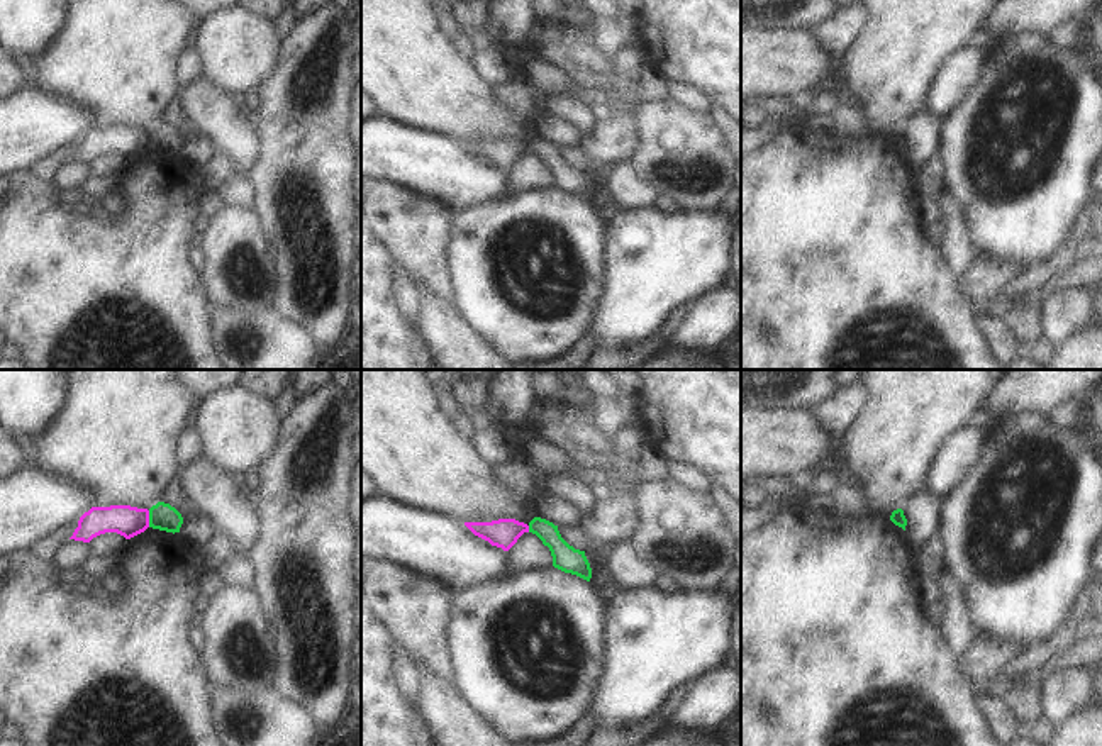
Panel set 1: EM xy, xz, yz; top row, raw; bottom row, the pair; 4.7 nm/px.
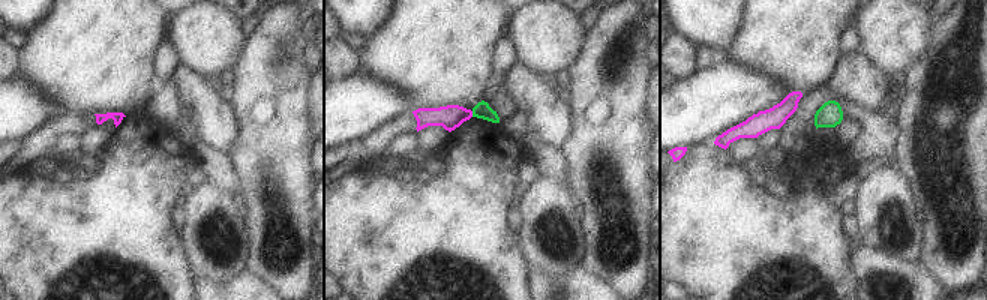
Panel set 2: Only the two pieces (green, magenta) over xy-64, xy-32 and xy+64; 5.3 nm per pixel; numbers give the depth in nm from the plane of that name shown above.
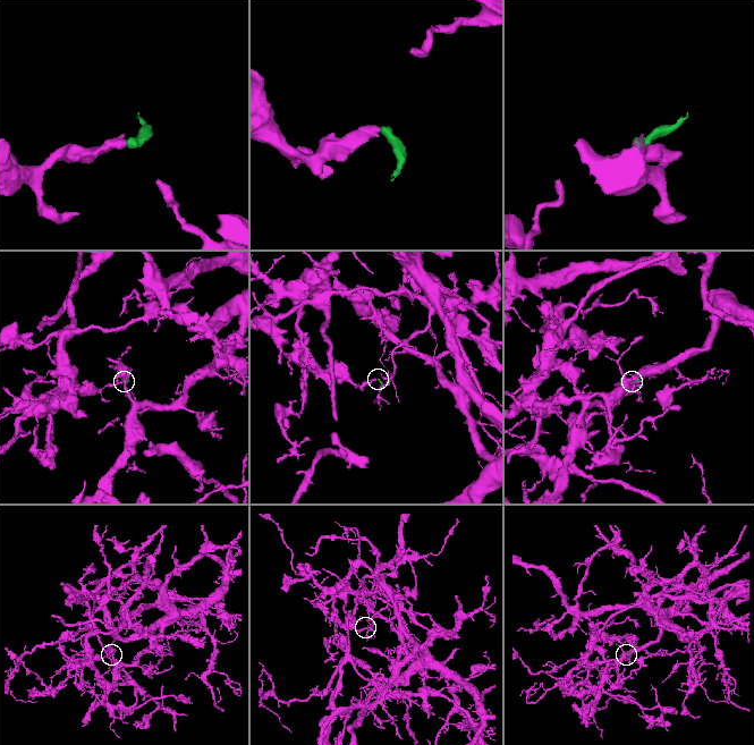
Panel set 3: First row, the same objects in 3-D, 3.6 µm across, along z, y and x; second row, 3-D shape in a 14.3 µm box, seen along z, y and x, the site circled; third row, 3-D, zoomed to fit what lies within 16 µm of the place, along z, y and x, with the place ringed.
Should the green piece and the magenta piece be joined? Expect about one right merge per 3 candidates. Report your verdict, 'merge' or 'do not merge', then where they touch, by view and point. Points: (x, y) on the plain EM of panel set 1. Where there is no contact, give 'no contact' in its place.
do not merge; meets green in xy at (150, 139)

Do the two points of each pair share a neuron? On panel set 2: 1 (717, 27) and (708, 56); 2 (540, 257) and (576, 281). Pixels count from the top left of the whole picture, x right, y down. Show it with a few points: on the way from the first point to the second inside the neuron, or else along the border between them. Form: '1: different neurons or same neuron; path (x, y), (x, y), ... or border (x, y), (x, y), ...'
1: different neurons; border (696, 44), (704, 44), (717, 54)
2: different neurons; border (579, 263), (558, 275), (531, 270)

